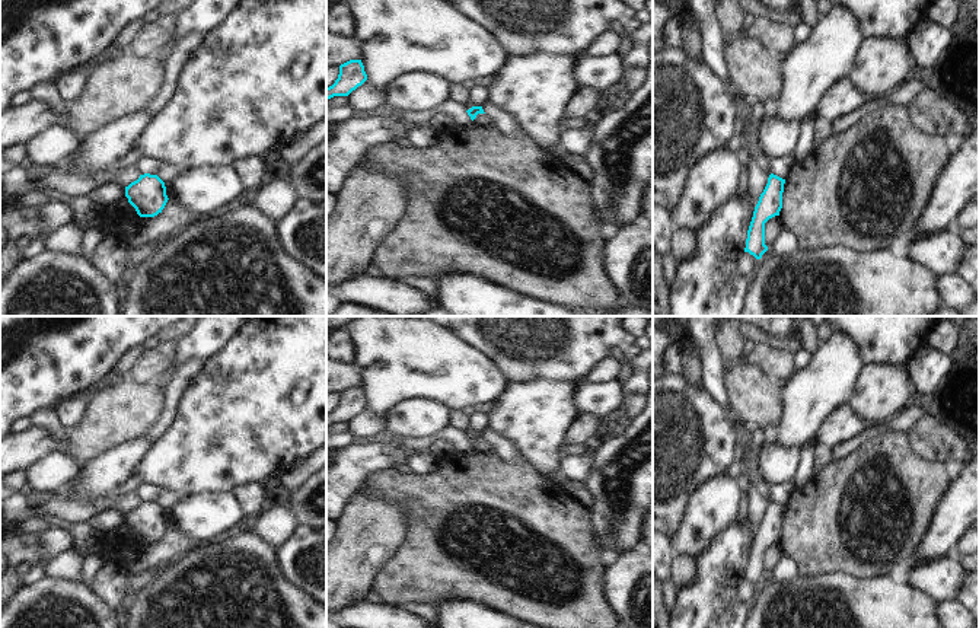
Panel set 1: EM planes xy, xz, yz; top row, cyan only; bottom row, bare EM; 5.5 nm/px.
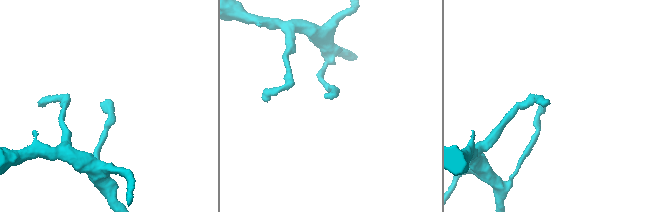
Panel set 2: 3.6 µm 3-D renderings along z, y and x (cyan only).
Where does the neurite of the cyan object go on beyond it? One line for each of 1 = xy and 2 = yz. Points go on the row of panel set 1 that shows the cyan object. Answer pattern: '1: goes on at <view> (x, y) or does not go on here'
1: does not go on here
2: does not go on here

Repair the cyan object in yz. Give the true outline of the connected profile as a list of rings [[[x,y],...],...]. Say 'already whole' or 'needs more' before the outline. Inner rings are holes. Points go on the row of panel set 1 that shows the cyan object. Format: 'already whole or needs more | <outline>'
already whole | [[[771,173],[763,192],[755,207],[753,217],[747,230],[744,252],[749,252],[756,259],[768,251],[765,245],[765,223],[779,216],[782,208],[782,192],[785,179]]]

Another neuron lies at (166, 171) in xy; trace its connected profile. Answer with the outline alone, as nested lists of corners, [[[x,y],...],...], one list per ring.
[[[160,160],[156,175],[166,184],[178,176],[181,172],[182,169],[179,169],[178,165]]]

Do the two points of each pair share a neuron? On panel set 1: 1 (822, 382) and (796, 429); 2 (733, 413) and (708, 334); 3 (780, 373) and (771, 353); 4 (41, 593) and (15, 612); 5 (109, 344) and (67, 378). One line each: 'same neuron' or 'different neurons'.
1: same neuron
2: same neuron
3: same neuron
4: same neuron
5: same neuron

